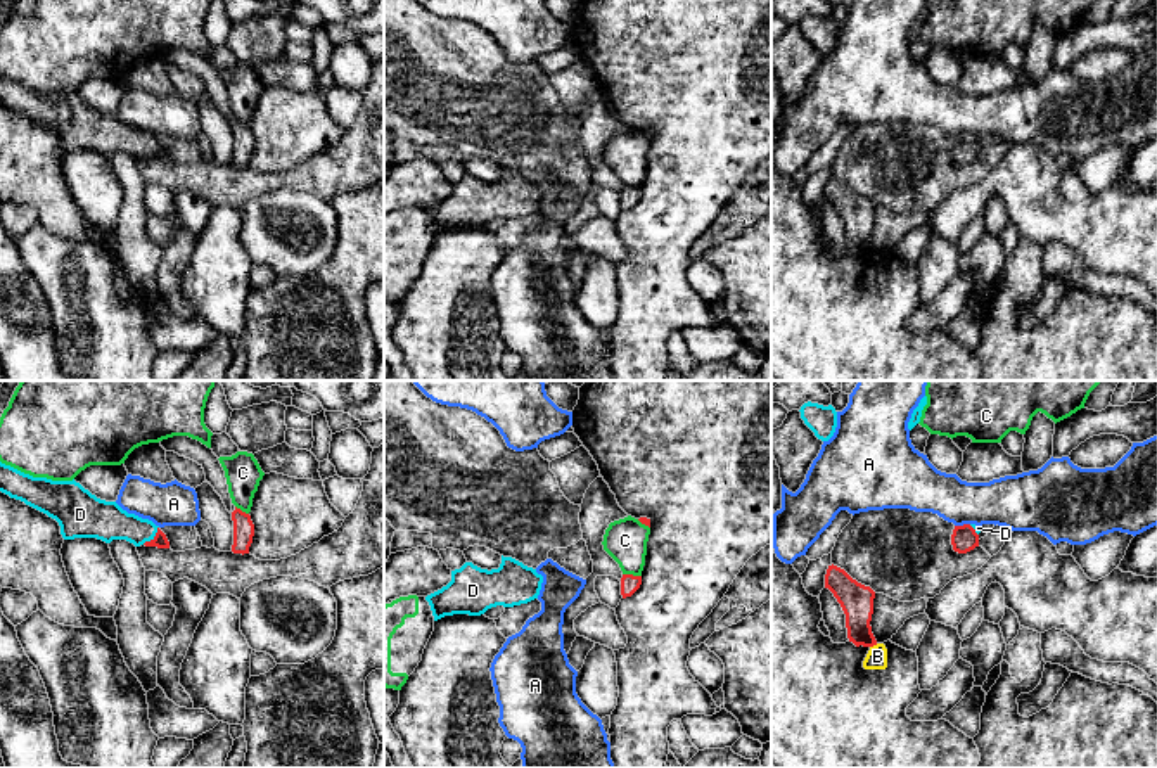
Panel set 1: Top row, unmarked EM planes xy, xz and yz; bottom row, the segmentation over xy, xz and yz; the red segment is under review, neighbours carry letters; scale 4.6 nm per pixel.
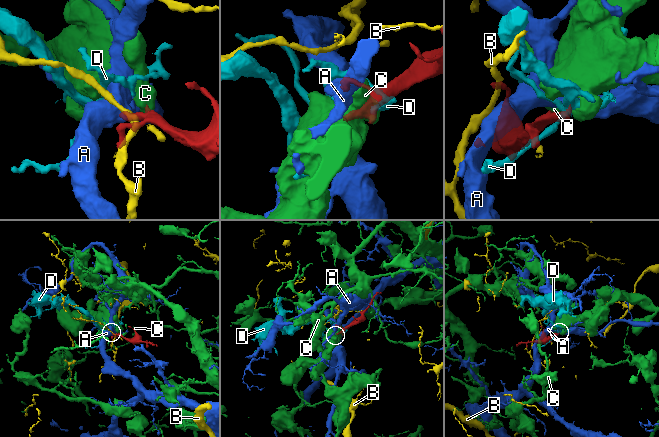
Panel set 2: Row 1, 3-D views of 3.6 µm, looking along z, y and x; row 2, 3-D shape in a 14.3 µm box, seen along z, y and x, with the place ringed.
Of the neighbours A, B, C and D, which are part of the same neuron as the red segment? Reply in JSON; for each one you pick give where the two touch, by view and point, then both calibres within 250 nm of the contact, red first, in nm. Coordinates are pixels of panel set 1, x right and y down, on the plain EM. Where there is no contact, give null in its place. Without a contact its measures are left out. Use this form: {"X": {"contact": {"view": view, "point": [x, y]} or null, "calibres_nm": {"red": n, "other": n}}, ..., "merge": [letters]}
{"D": {"contact": {"view": "xy", "point": [154, 149]}, "calibres_nm": {"red": 70, "other": 180}}, "merge": ["D"]}

